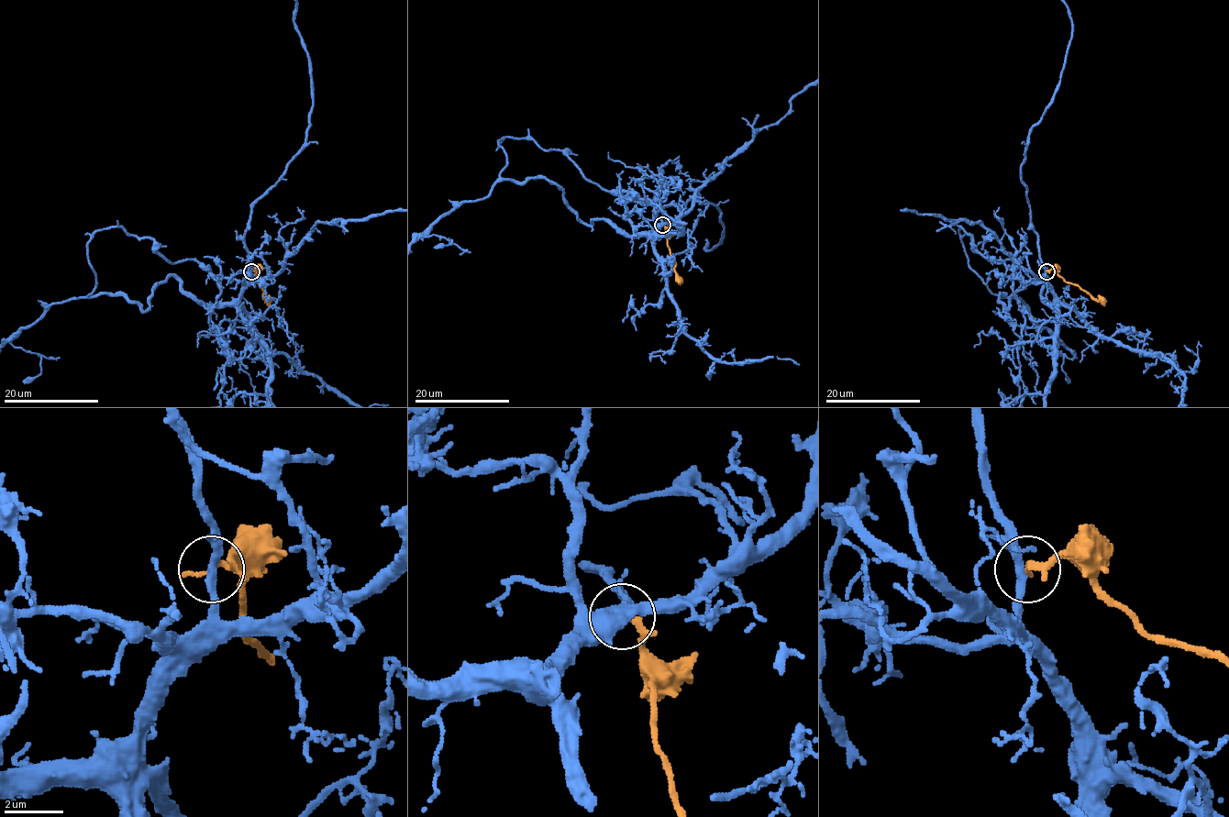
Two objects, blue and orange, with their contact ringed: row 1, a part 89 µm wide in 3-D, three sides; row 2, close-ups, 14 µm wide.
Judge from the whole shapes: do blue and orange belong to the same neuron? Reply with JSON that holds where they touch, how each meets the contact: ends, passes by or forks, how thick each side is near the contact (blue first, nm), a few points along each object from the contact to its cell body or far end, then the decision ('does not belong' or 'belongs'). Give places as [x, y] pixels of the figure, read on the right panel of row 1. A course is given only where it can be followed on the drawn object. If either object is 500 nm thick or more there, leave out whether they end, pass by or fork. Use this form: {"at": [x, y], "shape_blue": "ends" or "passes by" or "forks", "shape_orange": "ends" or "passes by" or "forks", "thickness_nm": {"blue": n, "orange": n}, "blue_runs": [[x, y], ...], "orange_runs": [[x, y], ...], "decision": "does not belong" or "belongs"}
{"at": [1046, 271], "shape_blue": "passes by", "shape_orange": "passes by", "thickness_nm": {"blue": 280, "orange": 160}, "orange_runs": [[1046, 270], [1055, 270], [1065, 281], [1085, 290], [1093, 298], [1106, 301]], "decision": "does not belong"}

